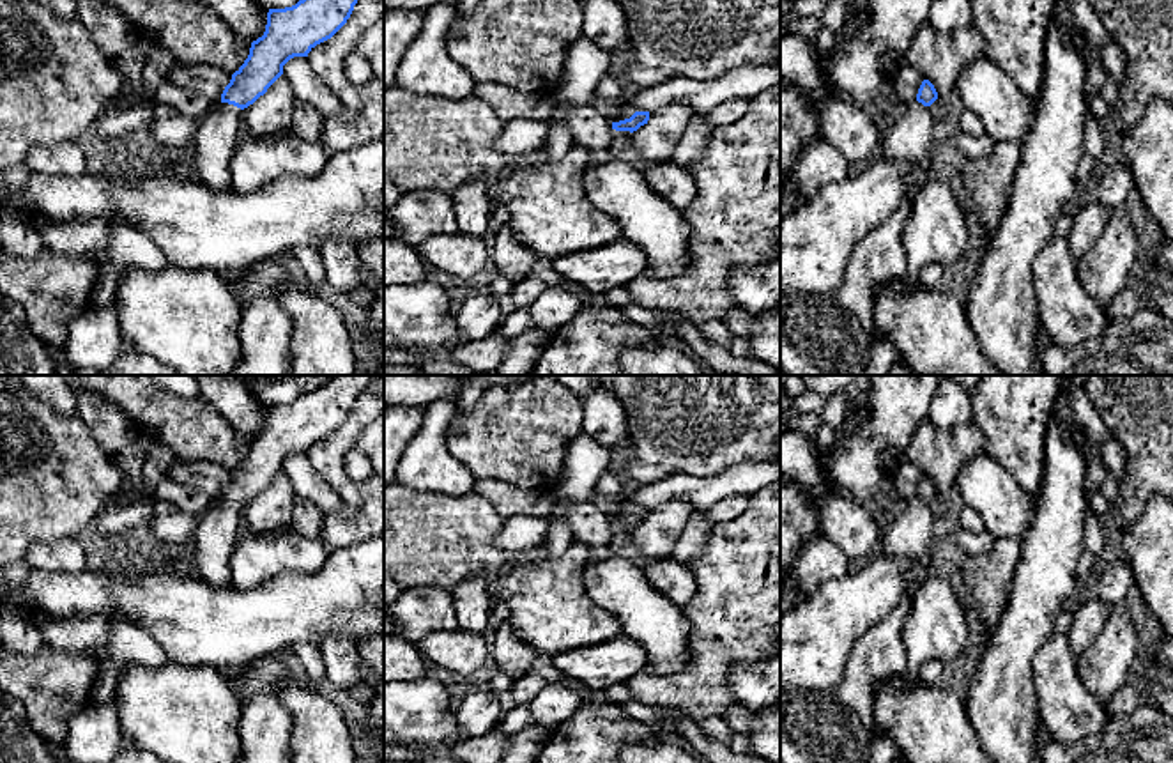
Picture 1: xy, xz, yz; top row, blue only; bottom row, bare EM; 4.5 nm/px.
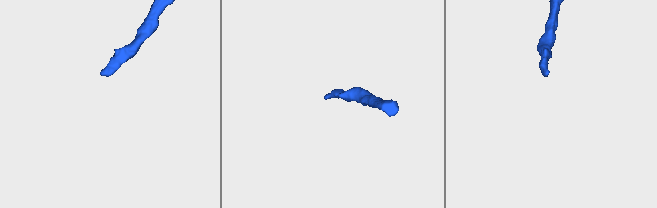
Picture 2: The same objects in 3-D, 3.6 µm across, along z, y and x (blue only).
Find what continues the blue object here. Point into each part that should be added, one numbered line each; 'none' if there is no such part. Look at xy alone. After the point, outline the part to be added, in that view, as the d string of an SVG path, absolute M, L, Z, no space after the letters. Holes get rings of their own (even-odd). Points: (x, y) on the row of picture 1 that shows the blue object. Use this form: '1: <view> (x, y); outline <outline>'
1: xy (218, 133); outline M218 103L209 108L195 131L198 181L212 191L230 188L230 159L244 136L242 110Z

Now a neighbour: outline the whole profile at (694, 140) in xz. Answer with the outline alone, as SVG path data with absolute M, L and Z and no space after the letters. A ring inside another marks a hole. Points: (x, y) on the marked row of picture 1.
M697 113L686 126L681 140L678 142L672 161L686 166L699 159L708 147L711 131L713 126L708 122L708 119Z

